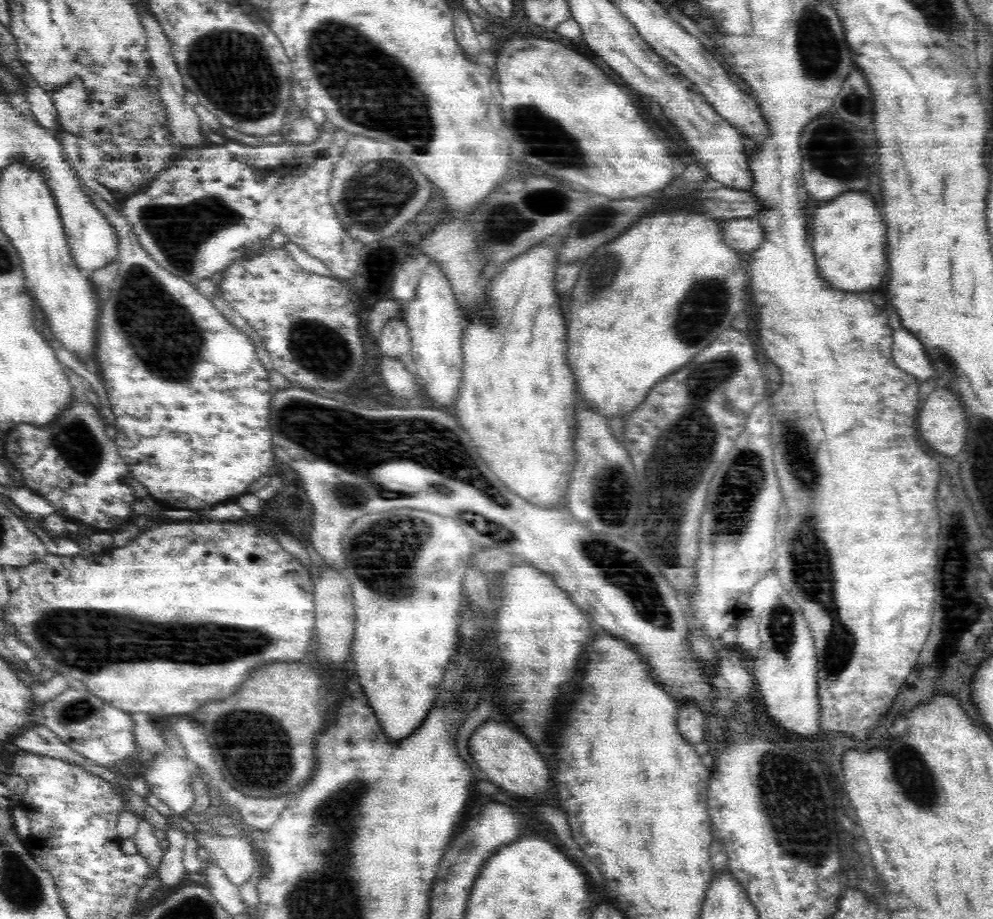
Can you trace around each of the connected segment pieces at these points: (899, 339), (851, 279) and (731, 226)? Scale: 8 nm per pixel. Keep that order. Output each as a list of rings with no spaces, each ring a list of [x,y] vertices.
[[[904,327],[893,332],[892,358],[899,370],[912,375],[917,382],[921,383],[933,376],[933,366],[928,362],[924,347],[916,335],[909,334]]]
[[[846,192],[830,202],[823,202],[813,210],[809,219],[809,227],[810,250],[813,252],[817,276],[825,282],[826,287],[848,293],[878,291],[888,270],[888,261],[884,258],[885,222],[882,207],[876,207],[876,201],[870,197],[870,194]]]
[[[746,217],[726,219],[723,240],[736,251],[751,252],[764,240],[764,231],[759,218]]]

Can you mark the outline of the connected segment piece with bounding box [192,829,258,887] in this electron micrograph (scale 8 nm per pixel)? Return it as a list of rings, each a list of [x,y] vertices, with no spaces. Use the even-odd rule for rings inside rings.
[[[218,829],[208,833],[192,831],[192,835],[236,886],[250,880],[257,870],[258,860],[244,837],[220,835]]]

